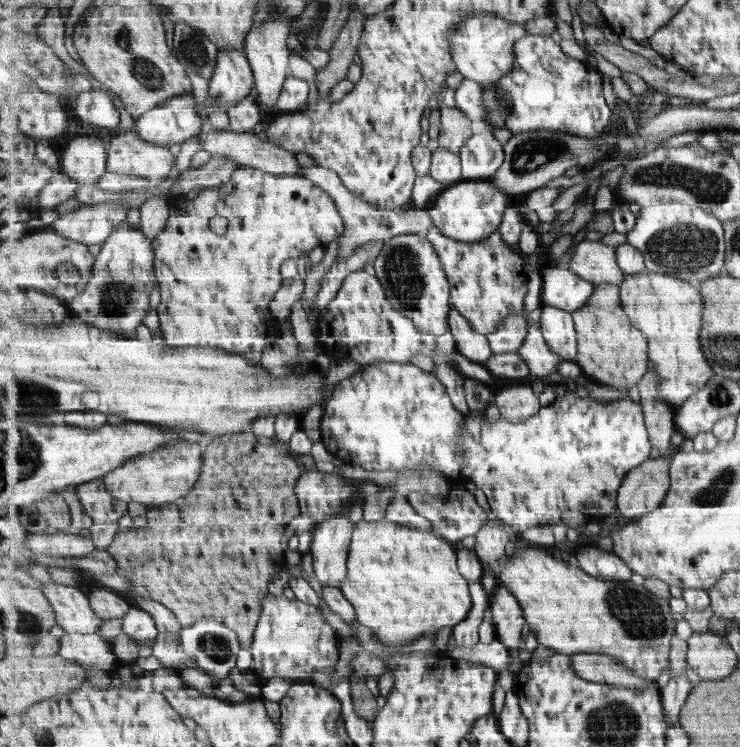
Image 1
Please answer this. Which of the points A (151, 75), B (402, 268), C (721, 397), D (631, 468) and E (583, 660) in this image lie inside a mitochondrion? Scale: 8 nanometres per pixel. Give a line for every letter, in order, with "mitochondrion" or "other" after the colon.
A: mitochondrion
B: mitochondrion
C: mitochondrion
D: other
E: other

